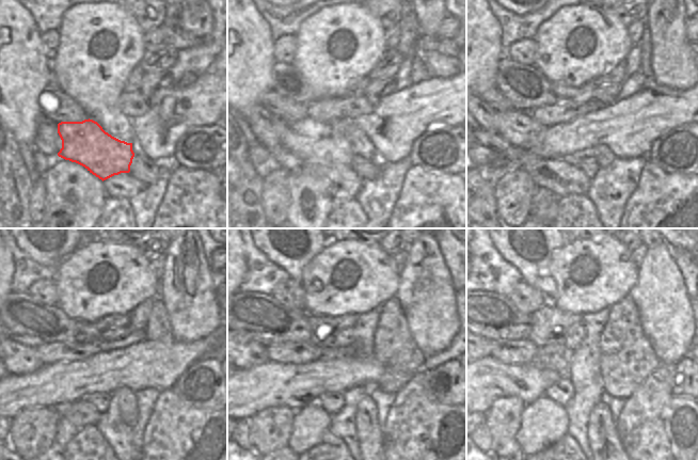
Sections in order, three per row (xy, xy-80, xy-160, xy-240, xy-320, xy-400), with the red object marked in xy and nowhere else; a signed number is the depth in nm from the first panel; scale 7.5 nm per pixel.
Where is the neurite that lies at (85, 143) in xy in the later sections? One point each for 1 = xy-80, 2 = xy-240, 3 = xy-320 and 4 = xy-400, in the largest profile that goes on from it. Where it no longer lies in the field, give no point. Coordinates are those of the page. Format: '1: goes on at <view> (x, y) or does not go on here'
1: goes on at xy-80 (323, 143)
2: goes on at xy-240 (17, 359)
3: goes on at xy-320 (249, 352)
4: goes on at xy-400 (488, 347)

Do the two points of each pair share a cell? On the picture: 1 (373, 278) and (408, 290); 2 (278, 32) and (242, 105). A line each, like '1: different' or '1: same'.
1: different
2: different

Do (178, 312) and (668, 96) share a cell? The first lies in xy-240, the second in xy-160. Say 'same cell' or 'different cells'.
different cells

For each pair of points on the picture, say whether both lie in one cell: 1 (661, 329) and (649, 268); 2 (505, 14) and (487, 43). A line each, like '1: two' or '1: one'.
1: one
2: two

